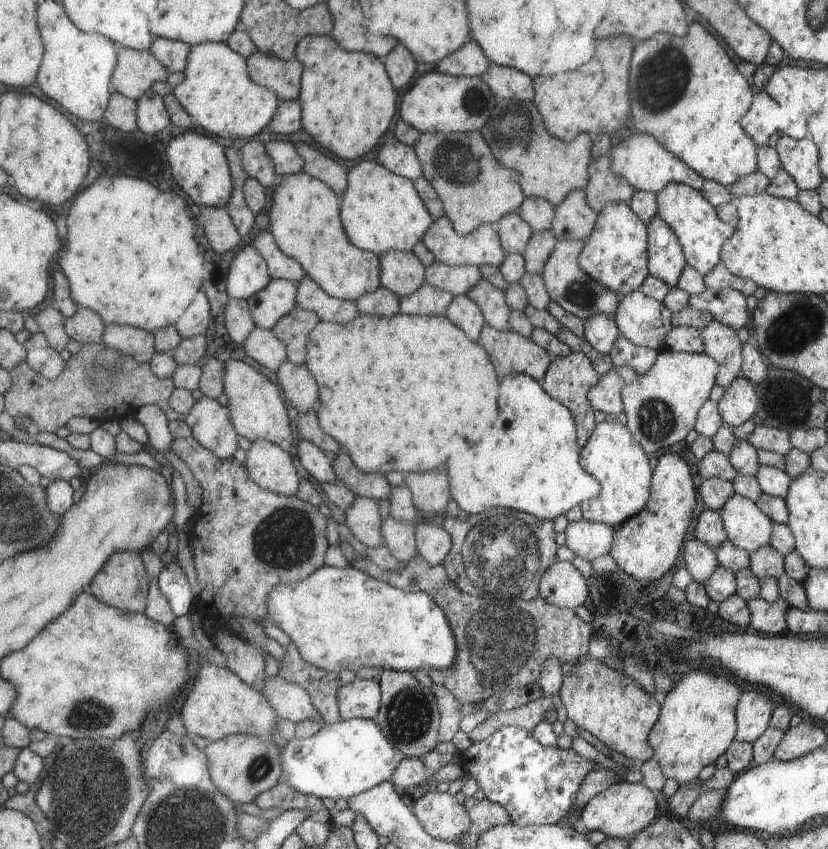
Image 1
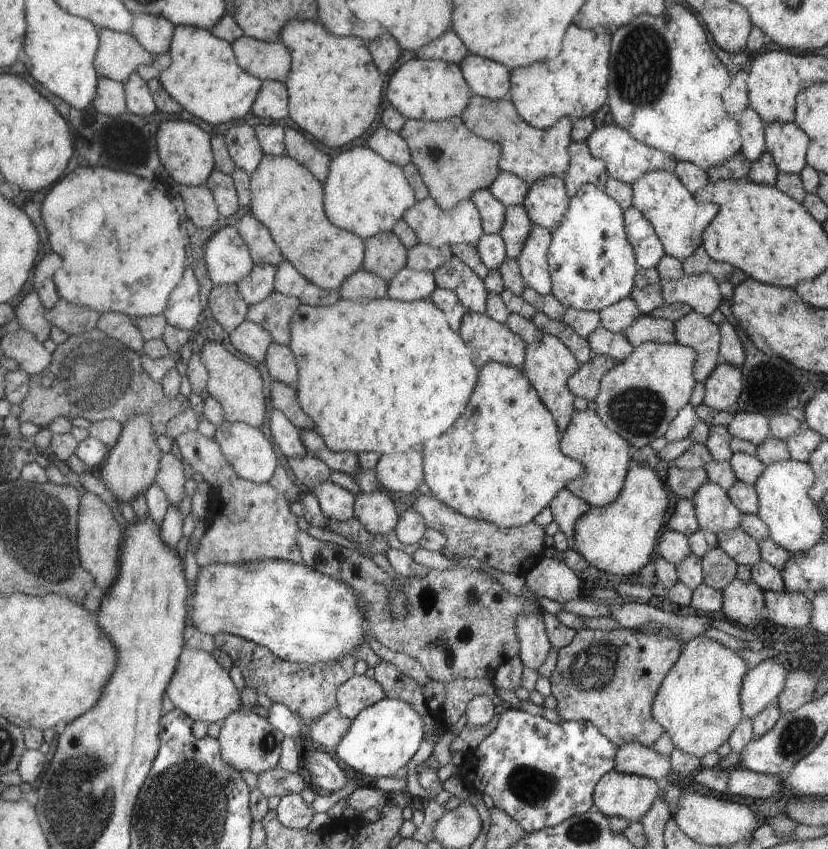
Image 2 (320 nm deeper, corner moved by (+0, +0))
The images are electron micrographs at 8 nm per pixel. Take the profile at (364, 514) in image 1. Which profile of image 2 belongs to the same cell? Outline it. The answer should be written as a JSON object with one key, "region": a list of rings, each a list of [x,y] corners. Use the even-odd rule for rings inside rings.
{"region":[[[328,480],[311,488],[311,493],[318,499],[321,512],[327,519],[342,522],[354,518],[355,495],[347,489]]]}

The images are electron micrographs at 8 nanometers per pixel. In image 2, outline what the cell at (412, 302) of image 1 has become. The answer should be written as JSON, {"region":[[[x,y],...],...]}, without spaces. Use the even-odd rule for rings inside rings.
{"region":[[[406,266],[388,283],[387,296],[399,301],[428,299],[437,287],[432,271],[419,271]]]}

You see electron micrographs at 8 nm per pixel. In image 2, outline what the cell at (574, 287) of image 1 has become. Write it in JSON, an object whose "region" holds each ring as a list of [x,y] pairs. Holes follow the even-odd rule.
{"region":[[[534,225],[516,259],[526,288],[541,295],[550,294],[554,286],[547,263],[547,250],[550,245],[551,231],[546,227]]]}

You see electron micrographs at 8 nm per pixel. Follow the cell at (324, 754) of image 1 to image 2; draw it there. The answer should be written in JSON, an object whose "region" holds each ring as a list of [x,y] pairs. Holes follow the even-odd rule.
{"region":[[[385,696],[352,720],[346,734],[336,745],[334,755],[370,778],[392,777],[416,754],[424,737],[424,721],[413,706],[404,699]]]}

